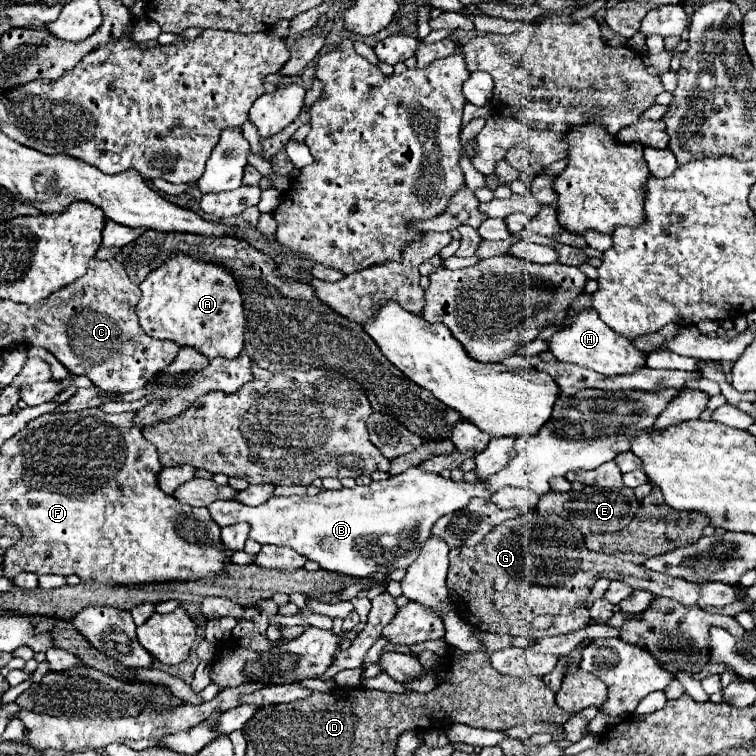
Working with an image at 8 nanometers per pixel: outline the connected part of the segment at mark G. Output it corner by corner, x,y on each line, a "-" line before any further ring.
522,516
506,520
476,546
450,550
448,592
462,620
478,630
528,636
530,624
538,616
550,616
554,622
548,636
578,630
589,622
589,610
584,606
594,582
602,576
624,580
632,588
648,590
656,596
678,600
680,604
696,604
698,584
650,572
644,566
624,562
618,556
592,552
584,544
584,536
562,516

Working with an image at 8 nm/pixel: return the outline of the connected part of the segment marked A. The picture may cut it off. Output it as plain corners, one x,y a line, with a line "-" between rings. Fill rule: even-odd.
172,252
160,268
152,270
146,280
140,284
142,296
136,306
138,320
142,330
160,340
170,340
176,342
178,346
194,346
208,358
236,358
244,346
244,302
238,290
238,284
232,276
232,272
220,264
214,262
202,262
196,260
184,252

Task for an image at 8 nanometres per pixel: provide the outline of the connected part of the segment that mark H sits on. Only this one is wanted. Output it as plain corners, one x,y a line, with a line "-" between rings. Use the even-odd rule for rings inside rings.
584,308
580,310
570,326
560,328
550,340
548,340
550,352
560,360
560,362
574,362
578,366
590,368
594,372
600,372
604,376
616,376
616,374
626,374
634,372
636,368
646,364
644,352
636,350
632,342
620,334
616,334
612,328
608,328
600,318
594,308

